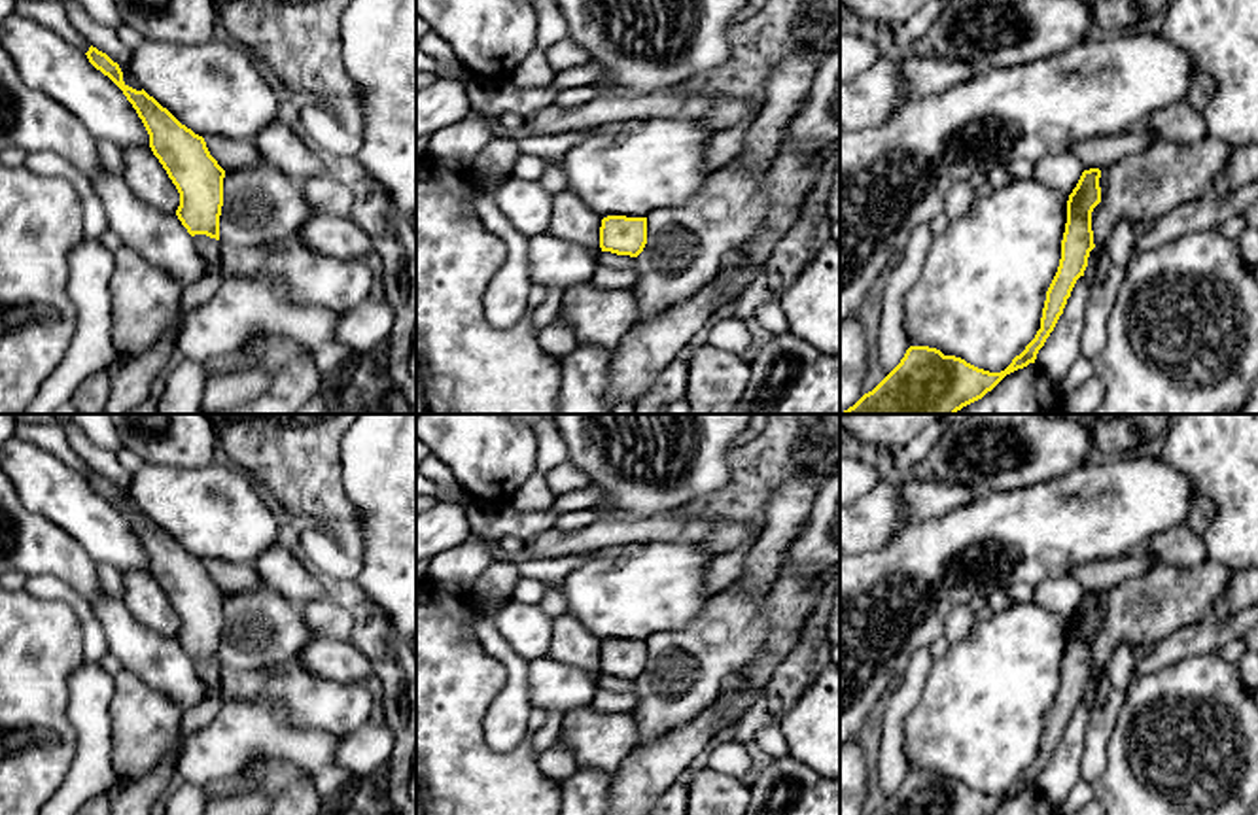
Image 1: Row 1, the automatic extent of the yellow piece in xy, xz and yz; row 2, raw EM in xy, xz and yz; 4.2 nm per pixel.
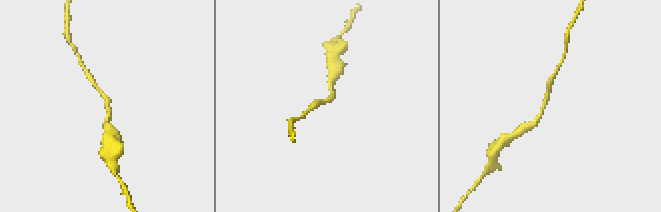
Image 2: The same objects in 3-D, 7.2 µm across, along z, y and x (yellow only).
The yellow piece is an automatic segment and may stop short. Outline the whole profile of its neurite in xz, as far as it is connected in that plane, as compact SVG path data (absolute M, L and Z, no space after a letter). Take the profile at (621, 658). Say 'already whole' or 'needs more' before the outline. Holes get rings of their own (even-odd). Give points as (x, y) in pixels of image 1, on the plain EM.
already whole; M607 639L600 650L600 671L638 681L647 668L647 641Z

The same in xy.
already whole; M89 471L89 486L108 499L136 533L148 558L149 571L180 616L178 643L191 660L206 658L219 664L225 594L210 579L202 560L182 548L144 512L123 505L123 495L106 477Z

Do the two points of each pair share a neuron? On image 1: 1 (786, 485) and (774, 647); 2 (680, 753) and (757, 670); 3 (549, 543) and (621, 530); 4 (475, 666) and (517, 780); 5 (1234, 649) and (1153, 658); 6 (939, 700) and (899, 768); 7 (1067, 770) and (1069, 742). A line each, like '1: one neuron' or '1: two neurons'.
1: one neuron
2: one neuron
3: one neuron
4: one neuron
5: two neurons
6: two neurons
7: one neuron

